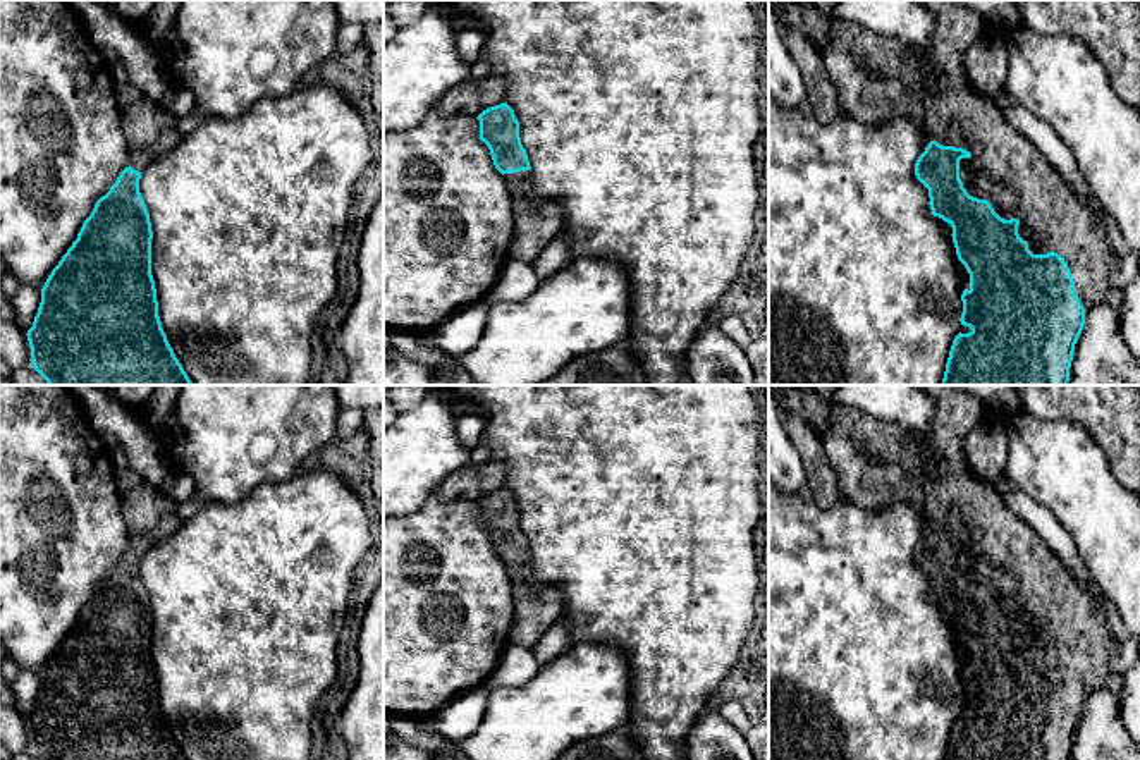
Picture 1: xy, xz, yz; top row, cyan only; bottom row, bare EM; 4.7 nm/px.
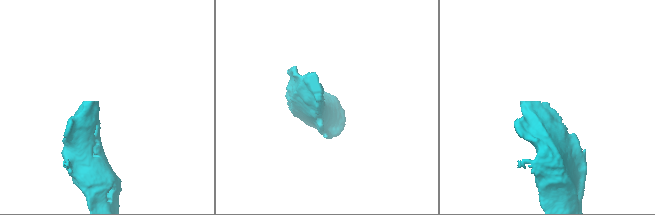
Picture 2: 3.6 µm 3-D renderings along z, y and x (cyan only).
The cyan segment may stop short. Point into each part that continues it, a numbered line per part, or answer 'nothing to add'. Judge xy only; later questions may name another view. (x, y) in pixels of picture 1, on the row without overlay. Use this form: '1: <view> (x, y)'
1: xy (150, 514)

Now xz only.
1: xz (535, 609)

